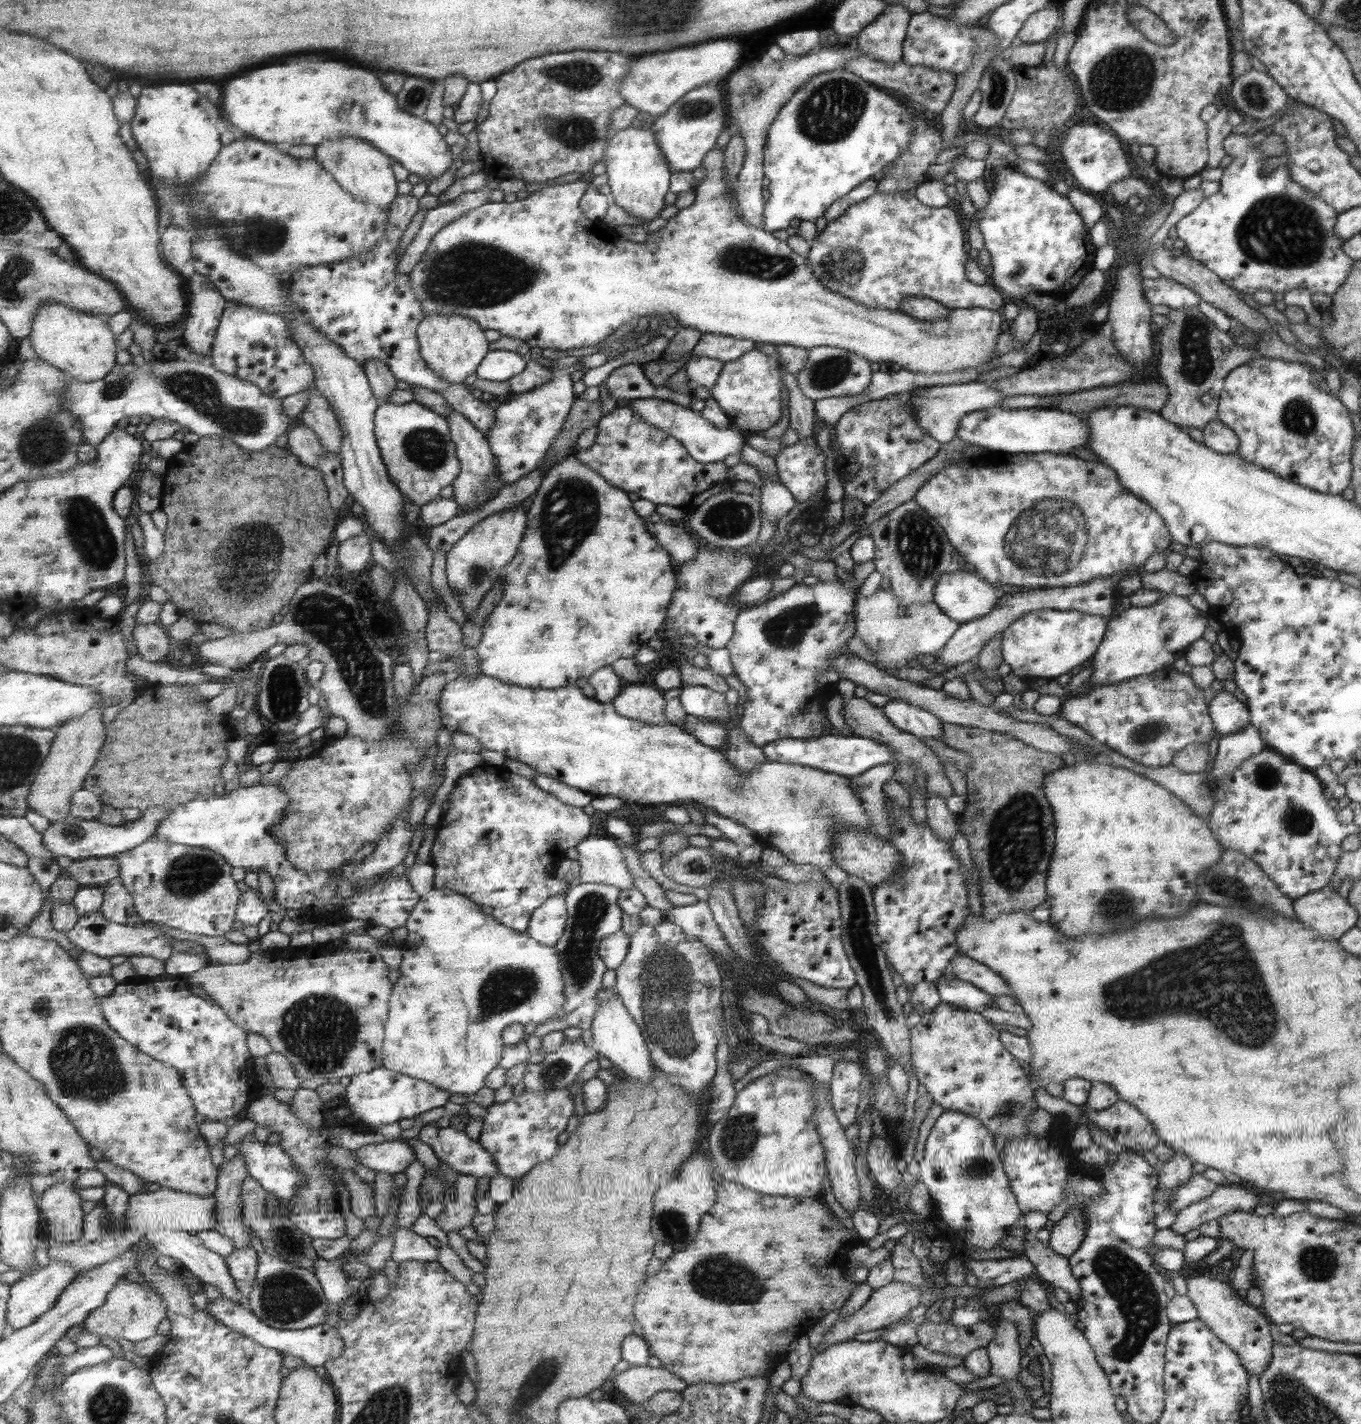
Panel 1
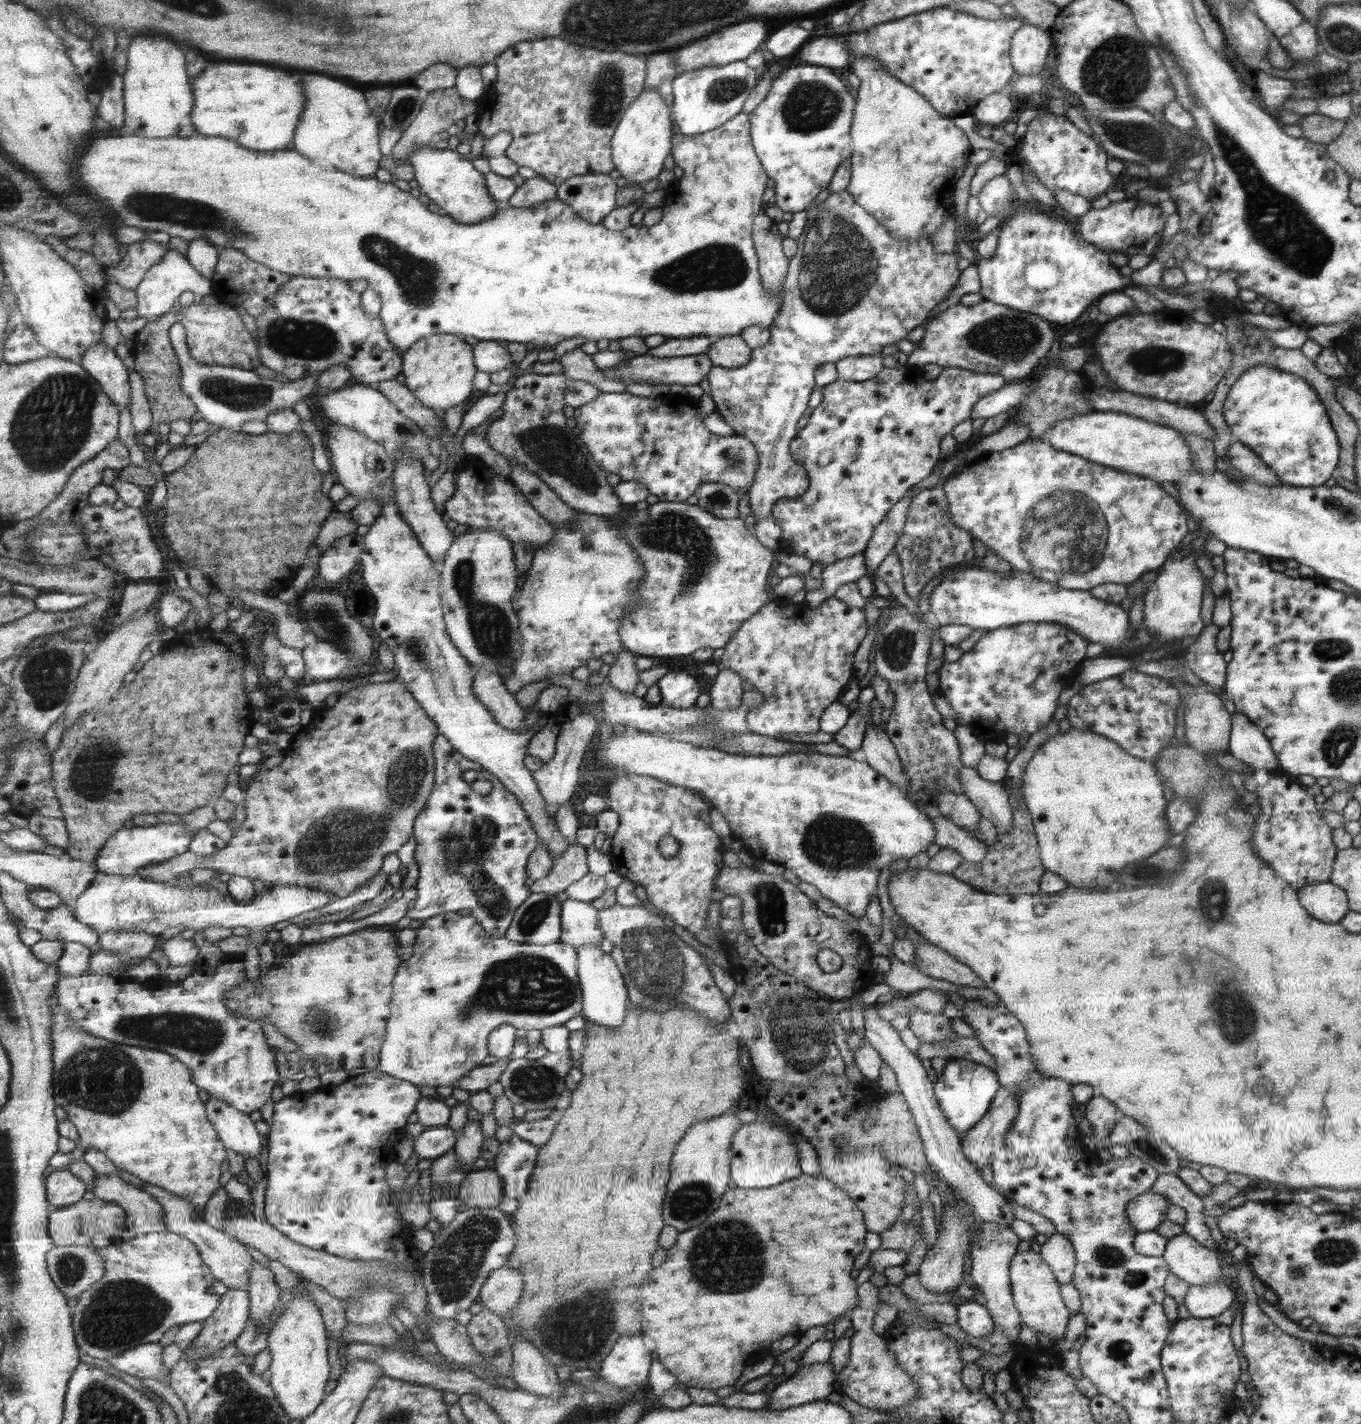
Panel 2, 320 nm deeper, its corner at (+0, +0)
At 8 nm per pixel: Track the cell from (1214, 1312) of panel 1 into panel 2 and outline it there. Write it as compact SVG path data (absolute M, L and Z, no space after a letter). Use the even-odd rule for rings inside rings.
M1185 1232L1166 1239L1160 1257L1165 1259L1171 1274L1189 1285L1212 1285L1220 1279L1221 1268L1213 1248L1200 1245Z

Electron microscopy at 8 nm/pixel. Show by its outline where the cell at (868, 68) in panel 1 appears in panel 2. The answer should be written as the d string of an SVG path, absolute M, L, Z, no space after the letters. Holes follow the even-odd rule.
M827 35L805 41L796 52L797 60L811 66L826 66L841 69L851 58L840 36Z

